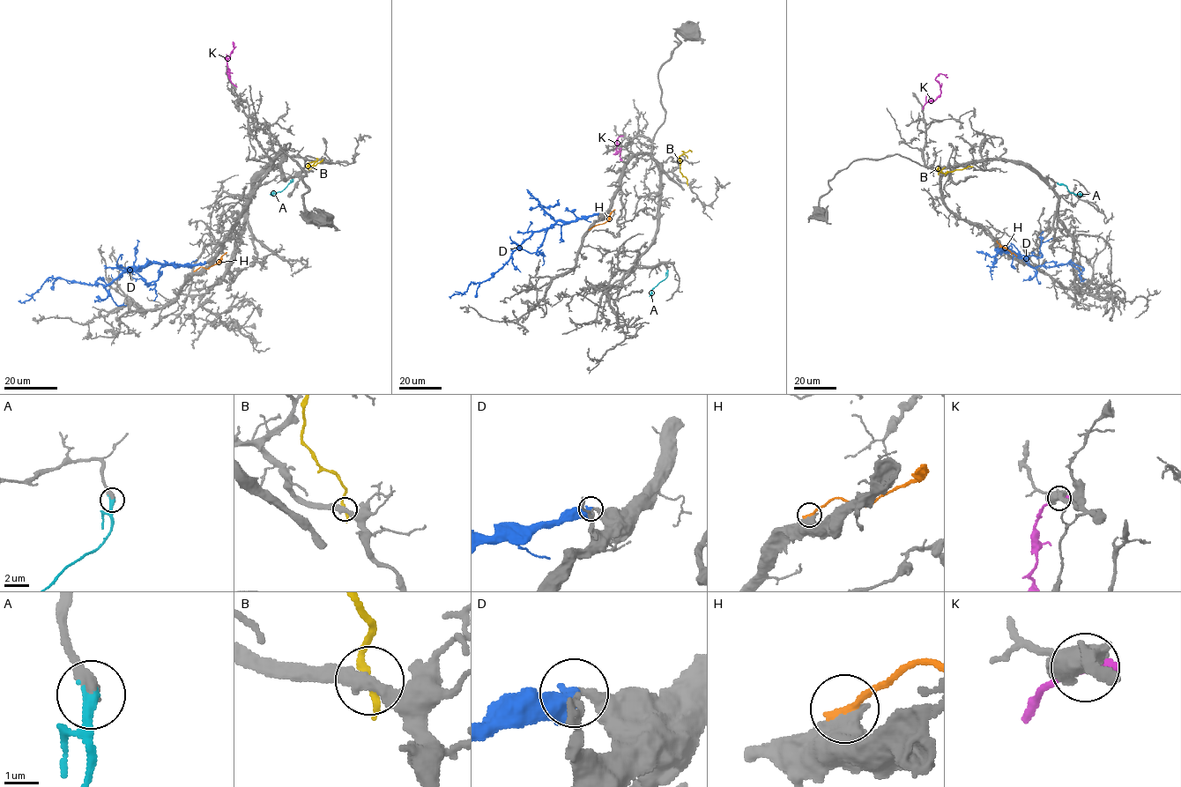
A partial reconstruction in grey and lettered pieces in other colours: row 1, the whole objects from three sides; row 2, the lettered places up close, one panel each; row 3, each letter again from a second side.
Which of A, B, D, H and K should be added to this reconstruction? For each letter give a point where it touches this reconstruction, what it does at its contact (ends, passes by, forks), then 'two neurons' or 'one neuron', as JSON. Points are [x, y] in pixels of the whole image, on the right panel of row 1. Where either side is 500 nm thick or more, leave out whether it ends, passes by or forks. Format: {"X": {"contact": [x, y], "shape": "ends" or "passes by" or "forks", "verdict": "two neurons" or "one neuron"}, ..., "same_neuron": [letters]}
{"A": {"contact": [1058, 183], "shape": "ends", "verdict": "one neuron"}, "B": {"contact": [970, 167], "shape": "ends", "verdict": "two neurons"}, "D": {"contact": [1000, 248], "verdict": "one neuron"}, "H": {"contact": [1016, 256], "verdict": "two neurons"}, "K": {"contact": [923, 107], "shape": "ends", "verdict": "two neurons"}, "same_neuron": ["A", "D"]}

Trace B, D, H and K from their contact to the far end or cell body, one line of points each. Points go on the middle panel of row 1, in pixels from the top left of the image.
B: (687, 183), (679, 171), (679, 158), (692, 151)
D: (597, 213), (571, 221), (558, 220), (534, 232), (491, 277), (471, 282), (467, 290), (454, 294), (449, 299)
H: (590, 229), (605, 222), (615, 210)
K: (620, 136), (617, 140), (615, 153), (620, 148), (622, 159)

